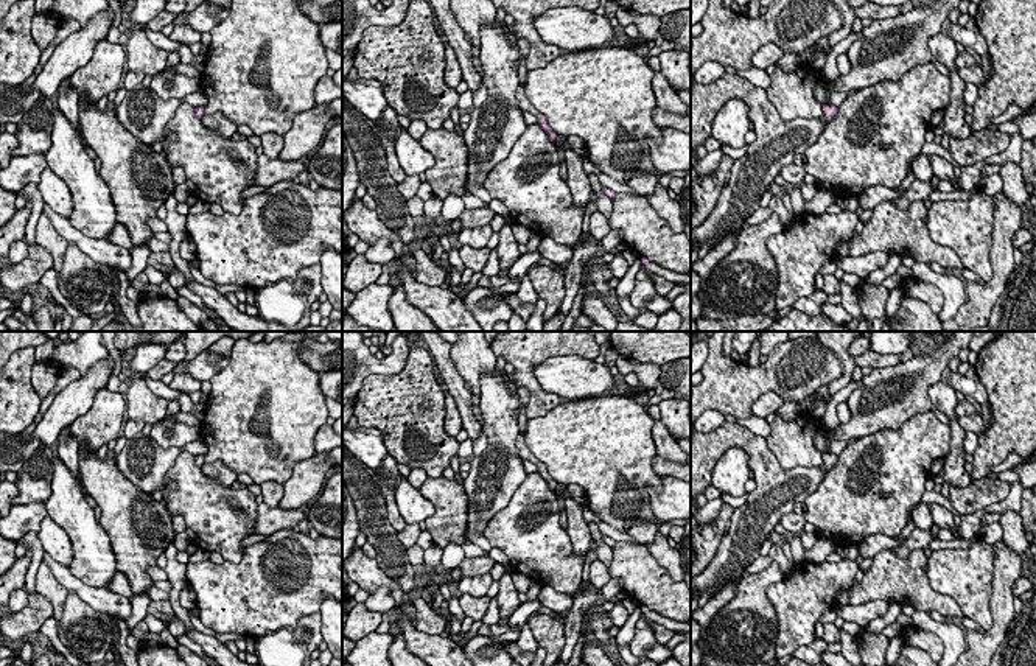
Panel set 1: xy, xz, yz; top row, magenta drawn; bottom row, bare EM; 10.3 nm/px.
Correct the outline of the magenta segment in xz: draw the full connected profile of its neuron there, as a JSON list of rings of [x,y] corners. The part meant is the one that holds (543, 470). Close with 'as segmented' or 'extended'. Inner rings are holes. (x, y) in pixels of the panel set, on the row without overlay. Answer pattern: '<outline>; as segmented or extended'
[[[521,434],[516,436],[515,445],[516,445],[520,459],[534,462],[538,467],[538,473],[541,475],[541,478],[549,484],[549,489],[555,492],[555,487],[558,482],[554,481],[548,473],[546,464],[537,459],[535,454],[527,448],[524,437]]]; extended

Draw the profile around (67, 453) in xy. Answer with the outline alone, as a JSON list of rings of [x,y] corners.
[[[64,428],[58,437],[58,442],[59,459],[67,465],[73,476],[79,476],[78,440],[70,434],[68,428]]]

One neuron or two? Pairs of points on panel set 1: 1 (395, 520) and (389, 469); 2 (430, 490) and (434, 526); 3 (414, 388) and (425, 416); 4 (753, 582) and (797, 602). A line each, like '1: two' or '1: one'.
1: one
2: one
3: one
4: two

